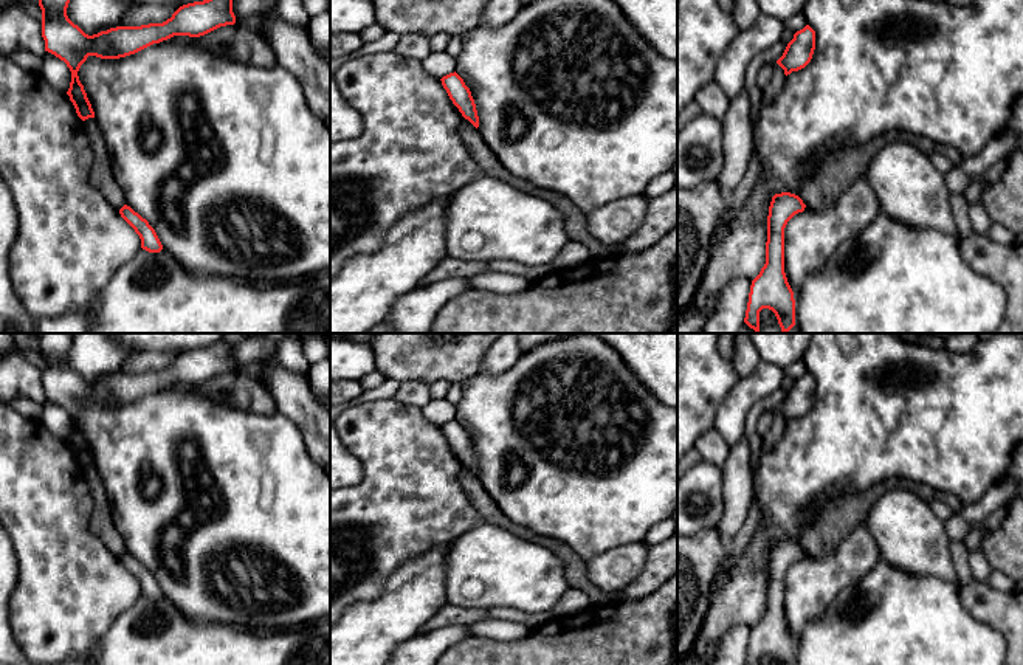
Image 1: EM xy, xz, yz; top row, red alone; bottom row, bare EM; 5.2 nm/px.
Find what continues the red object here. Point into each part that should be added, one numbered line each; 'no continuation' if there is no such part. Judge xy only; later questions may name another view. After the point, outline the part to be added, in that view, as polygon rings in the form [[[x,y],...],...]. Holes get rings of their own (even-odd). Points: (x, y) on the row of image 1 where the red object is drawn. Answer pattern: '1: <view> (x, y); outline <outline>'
no continuation

